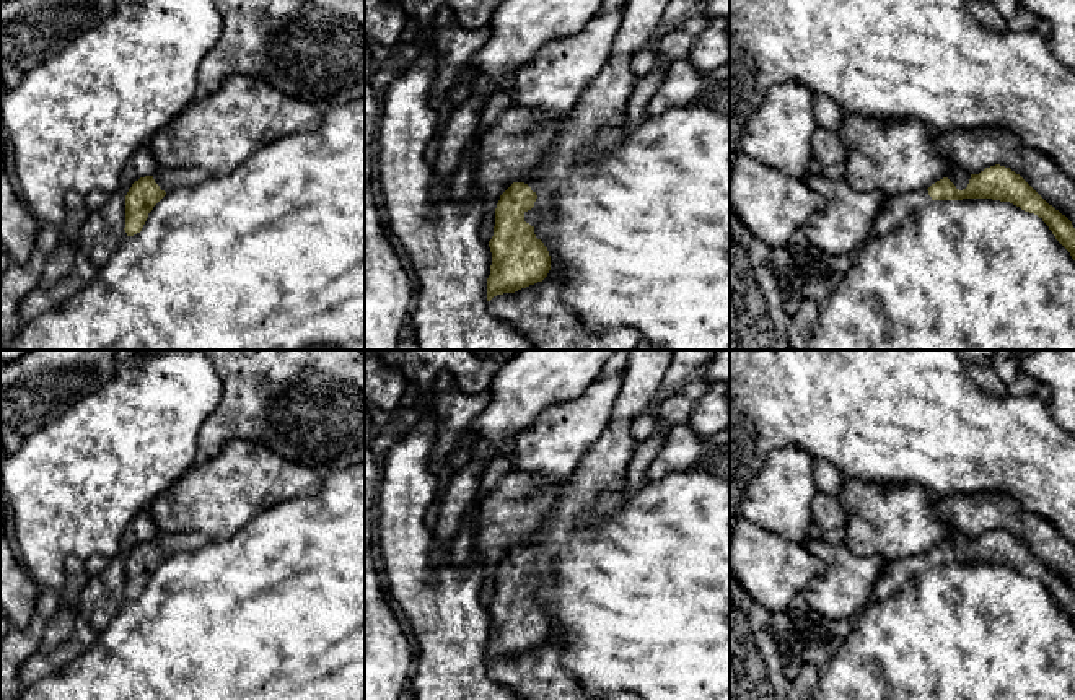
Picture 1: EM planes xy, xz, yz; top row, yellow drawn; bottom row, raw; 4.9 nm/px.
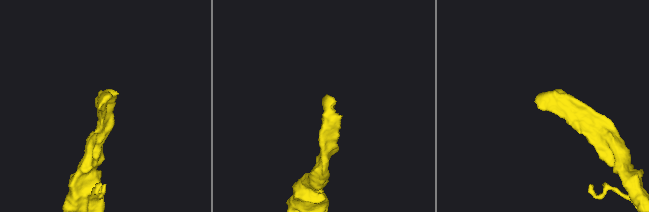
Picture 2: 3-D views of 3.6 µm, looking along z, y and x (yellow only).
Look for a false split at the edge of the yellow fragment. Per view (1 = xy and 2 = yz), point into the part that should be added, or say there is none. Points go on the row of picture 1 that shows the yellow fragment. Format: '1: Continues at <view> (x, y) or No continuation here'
1: Continues at xy (168, 179)
2: Continues at yz (960, 178)

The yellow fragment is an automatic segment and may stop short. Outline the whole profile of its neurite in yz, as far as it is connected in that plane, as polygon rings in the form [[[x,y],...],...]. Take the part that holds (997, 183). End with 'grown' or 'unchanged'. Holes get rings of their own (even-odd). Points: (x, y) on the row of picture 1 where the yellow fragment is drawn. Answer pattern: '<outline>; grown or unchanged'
[[[995,164],[979,174],[954,168],[928,189],[932,200],[992,199],[1010,202],[1025,212],[1038,215],[1055,239],[1075,260],[1075,228],[1072,221],[1049,205],[1020,174]]]; grown

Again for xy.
[[[158,168],[153,176],[140,177],[125,195],[125,233],[134,236],[142,231],[148,213],[171,190],[192,187],[210,177],[200,168]]]; grown

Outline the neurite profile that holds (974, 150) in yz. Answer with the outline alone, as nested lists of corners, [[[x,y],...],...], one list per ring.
[[[1000,127],[935,132],[933,137],[938,153],[969,174],[995,164],[1010,168],[1075,228],[1075,182],[1046,153],[1025,147]]]

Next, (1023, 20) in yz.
[[[1018,10],[1016,15],[1011,20],[1008,20],[1008,29],[1026,31],[1026,29],[1031,29],[1036,21],[1038,21],[1038,16],[1034,16],[1031,11]]]

